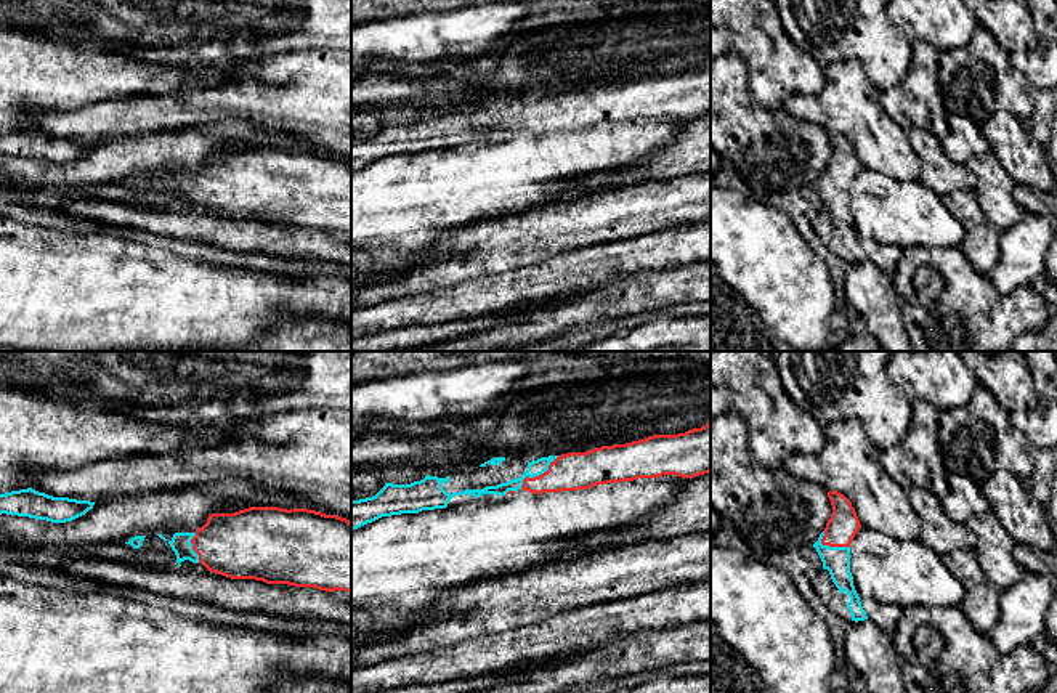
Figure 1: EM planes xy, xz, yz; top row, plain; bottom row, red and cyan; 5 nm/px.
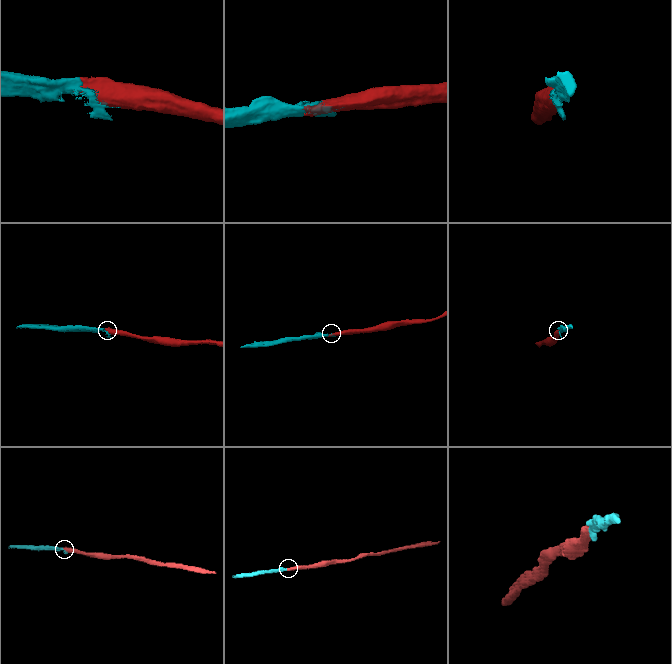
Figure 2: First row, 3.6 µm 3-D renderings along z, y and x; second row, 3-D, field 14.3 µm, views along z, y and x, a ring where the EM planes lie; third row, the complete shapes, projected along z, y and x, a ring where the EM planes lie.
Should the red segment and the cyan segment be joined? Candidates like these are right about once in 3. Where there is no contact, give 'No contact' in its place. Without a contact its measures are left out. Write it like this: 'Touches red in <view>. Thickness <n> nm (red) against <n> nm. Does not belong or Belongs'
Touches red in xz. Thickness 190 nm (red) against 80 nm. Belongs

